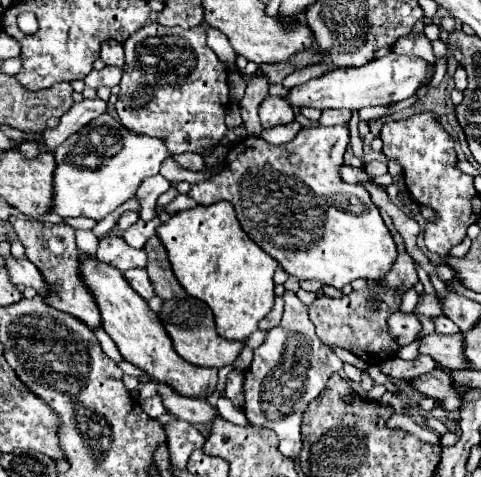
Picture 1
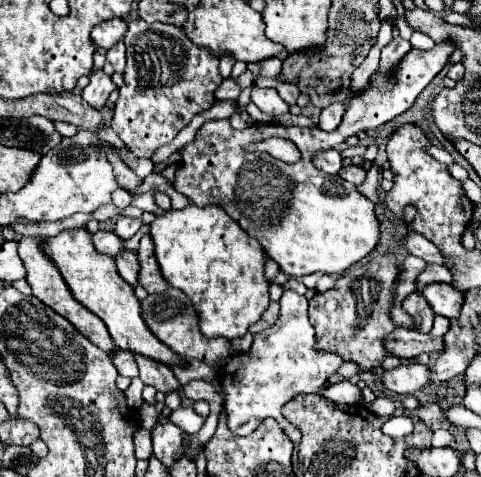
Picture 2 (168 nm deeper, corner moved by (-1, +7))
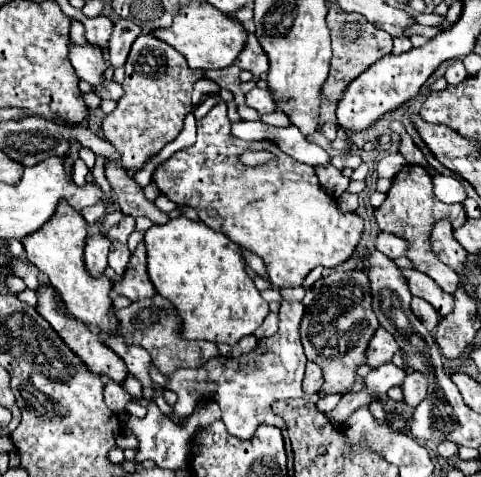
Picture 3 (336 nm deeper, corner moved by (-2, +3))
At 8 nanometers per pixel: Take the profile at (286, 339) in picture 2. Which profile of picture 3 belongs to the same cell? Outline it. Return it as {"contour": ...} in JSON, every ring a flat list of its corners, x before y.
{"contour":[[282,301,280,307,280,329,272,337,260,339,258,347,248,355,238,359,212,357,206,365,196,369,176,369,168,375,164,389,170,389,178,395,174,411,180,417,190,417,198,401,216,401,222,409,222,421,234,437,252,437,254,429,262,423,286,429,286,423,276,417,270,405,278,399,302,397,302,377,306,367,306,355,298,337,298,325,304,315,302,303]]}

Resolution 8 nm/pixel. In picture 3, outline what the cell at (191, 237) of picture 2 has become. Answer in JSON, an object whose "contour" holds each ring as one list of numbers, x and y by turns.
{"contour":[[178,217,162,227,152,225,144,233,144,243,148,251,148,277,156,293,176,307,186,341,202,339,236,345,262,325,270,311,268,303,246,275,240,247,224,233,210,231,202,221]]}

